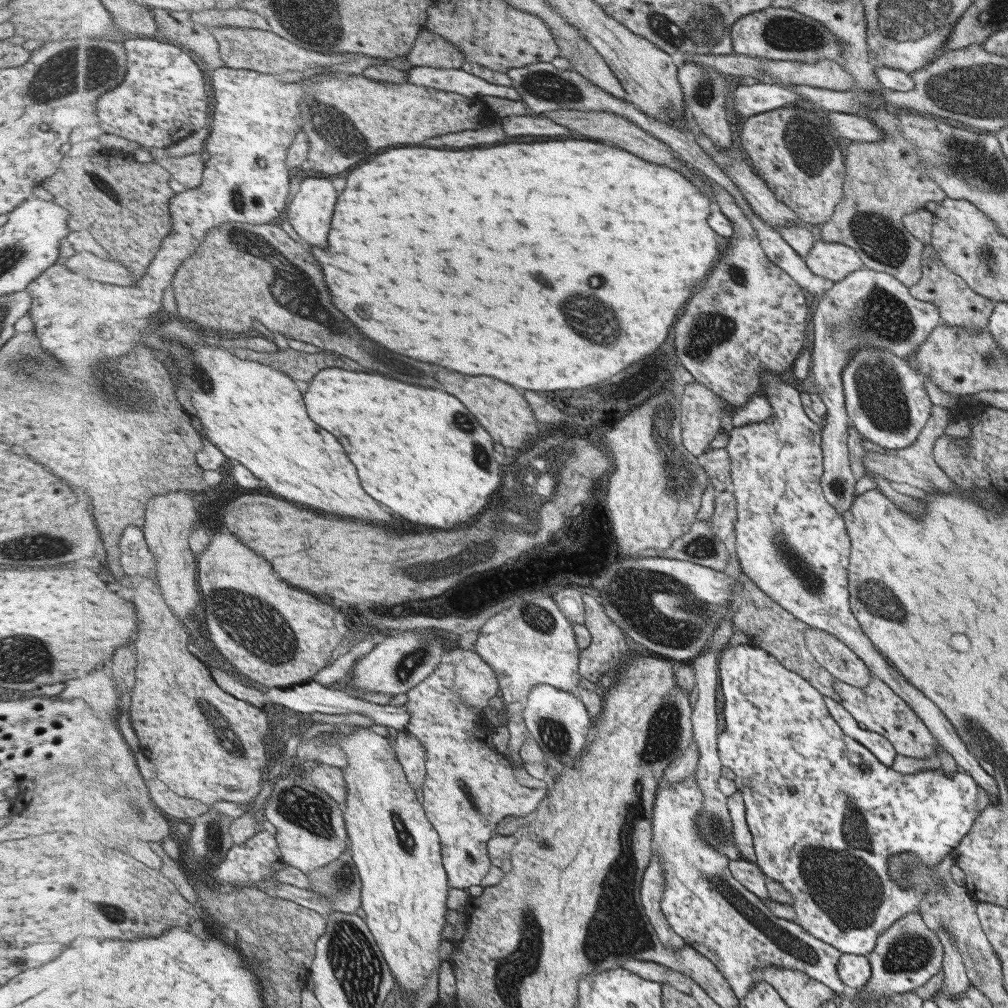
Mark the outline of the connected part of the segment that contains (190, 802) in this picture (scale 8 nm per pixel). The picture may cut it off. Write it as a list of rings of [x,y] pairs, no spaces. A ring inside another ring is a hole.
[[[157,778],[147,781],[145,784],[153,801],[152,806],[161,810],[170,820],[178,821],[186,818],[195,820],[211,810],[210,805],[200,800],[179,796],[167,784],[163,784]]]

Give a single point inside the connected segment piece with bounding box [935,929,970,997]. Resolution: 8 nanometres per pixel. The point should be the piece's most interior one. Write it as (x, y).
(955, 981)

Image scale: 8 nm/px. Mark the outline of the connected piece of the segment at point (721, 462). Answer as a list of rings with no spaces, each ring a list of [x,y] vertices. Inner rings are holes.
[[[723,447],[719,449],[708,449],[699,461],[710,476],[710,482],[715,486],[715,491],[730,490],[734,486],[732,479],[732,461],[729,451]]]

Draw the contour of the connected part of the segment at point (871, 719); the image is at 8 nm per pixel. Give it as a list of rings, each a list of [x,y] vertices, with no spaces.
[[[869,674],[869,685],[864,688],[857,688],[845,685],[840,681],[833,683],[835,692],[839,695],[840,705],[849,712],[859,726],[881,736],[884,736],[895,749],[896,754],[918,759],[935,756],[935,737],[928,731],[928,727],[923,721],[909,709],[907,702],[899,698],[884,682],[881,682],[873,674]]]

